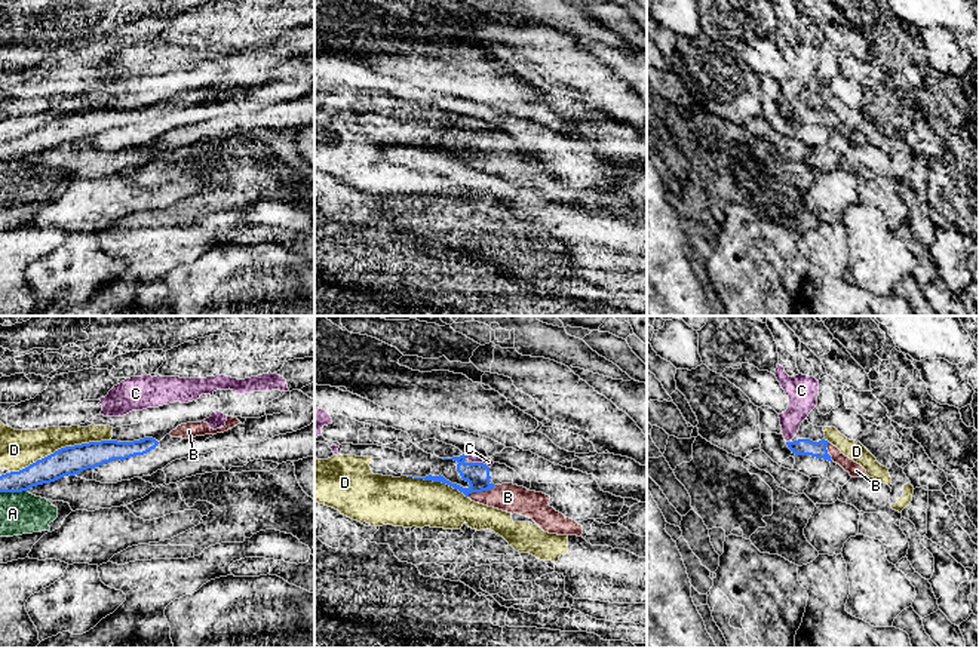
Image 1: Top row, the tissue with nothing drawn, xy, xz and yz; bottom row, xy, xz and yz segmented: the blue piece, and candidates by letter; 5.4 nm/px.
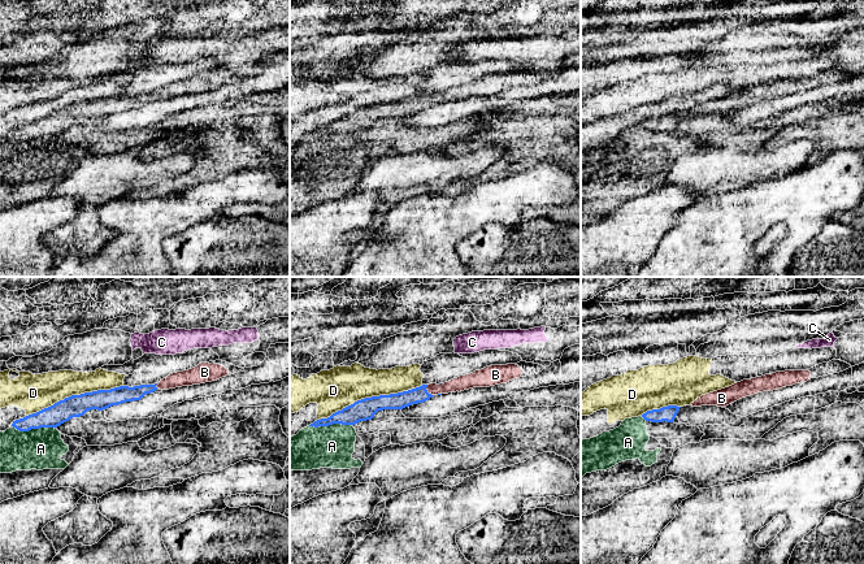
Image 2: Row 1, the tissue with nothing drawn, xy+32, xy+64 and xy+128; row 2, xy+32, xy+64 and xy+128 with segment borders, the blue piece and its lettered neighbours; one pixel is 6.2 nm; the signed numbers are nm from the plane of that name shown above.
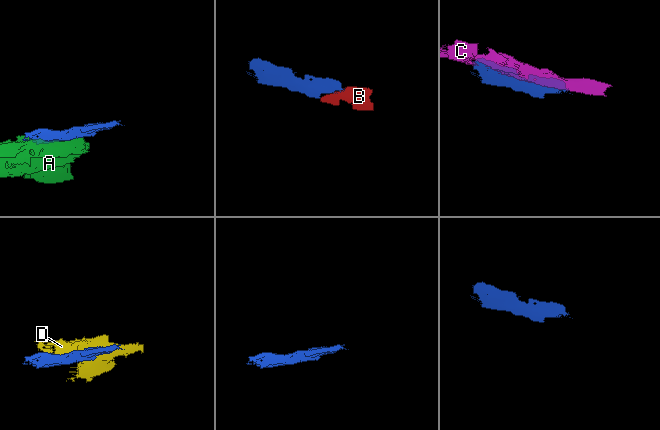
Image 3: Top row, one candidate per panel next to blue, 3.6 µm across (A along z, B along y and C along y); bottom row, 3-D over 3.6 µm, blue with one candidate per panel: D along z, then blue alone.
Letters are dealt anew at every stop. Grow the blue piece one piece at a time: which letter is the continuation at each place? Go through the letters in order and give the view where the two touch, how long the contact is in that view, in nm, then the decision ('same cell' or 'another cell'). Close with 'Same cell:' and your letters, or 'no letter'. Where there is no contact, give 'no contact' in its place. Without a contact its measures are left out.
A: meets blue in xy; contact 150 nm long; another cell
B: meets blue in xz; contact 170 nm long; same cell
C: meets blue in xz; contact 100 nm long; another cell
D: meets blue in xy; contact 550 nm long; another cell
Same cell: B

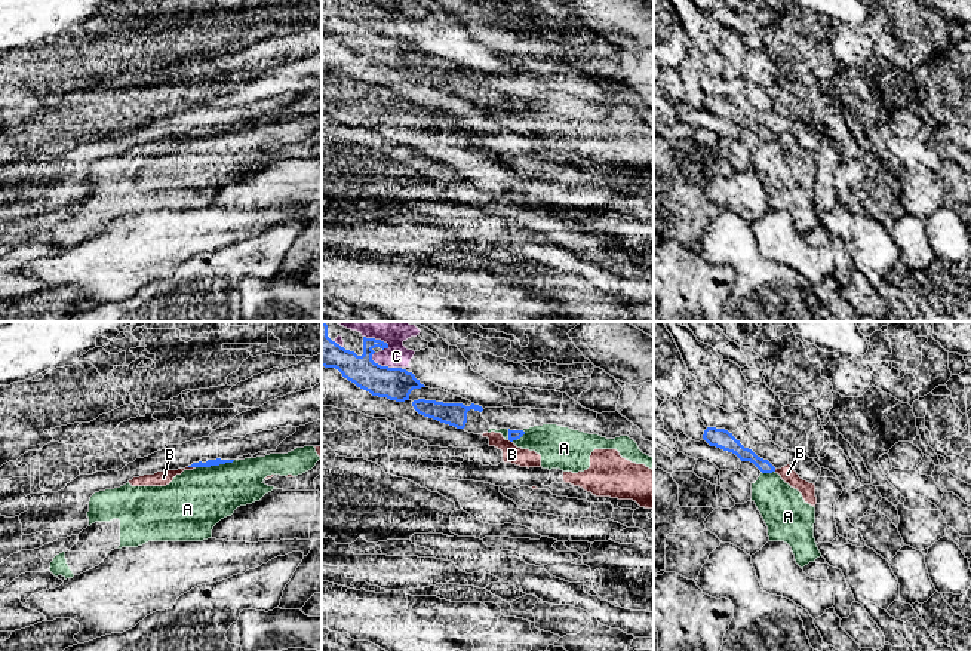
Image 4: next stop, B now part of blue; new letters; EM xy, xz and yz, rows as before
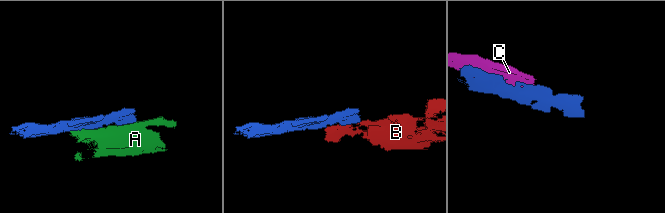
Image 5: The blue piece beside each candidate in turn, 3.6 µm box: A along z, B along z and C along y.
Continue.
A: meets blue in xy; contact 220 nm long; another cell
B: meets blue in xy; contact 40 nm long; another cell
C: meets blue in xz; contact 180 nm long; another cell
Same cell: no letter

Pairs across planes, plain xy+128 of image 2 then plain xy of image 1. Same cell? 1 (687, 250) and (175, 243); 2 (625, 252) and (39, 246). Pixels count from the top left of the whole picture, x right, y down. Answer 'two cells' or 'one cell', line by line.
1: one cell
2: one cell

